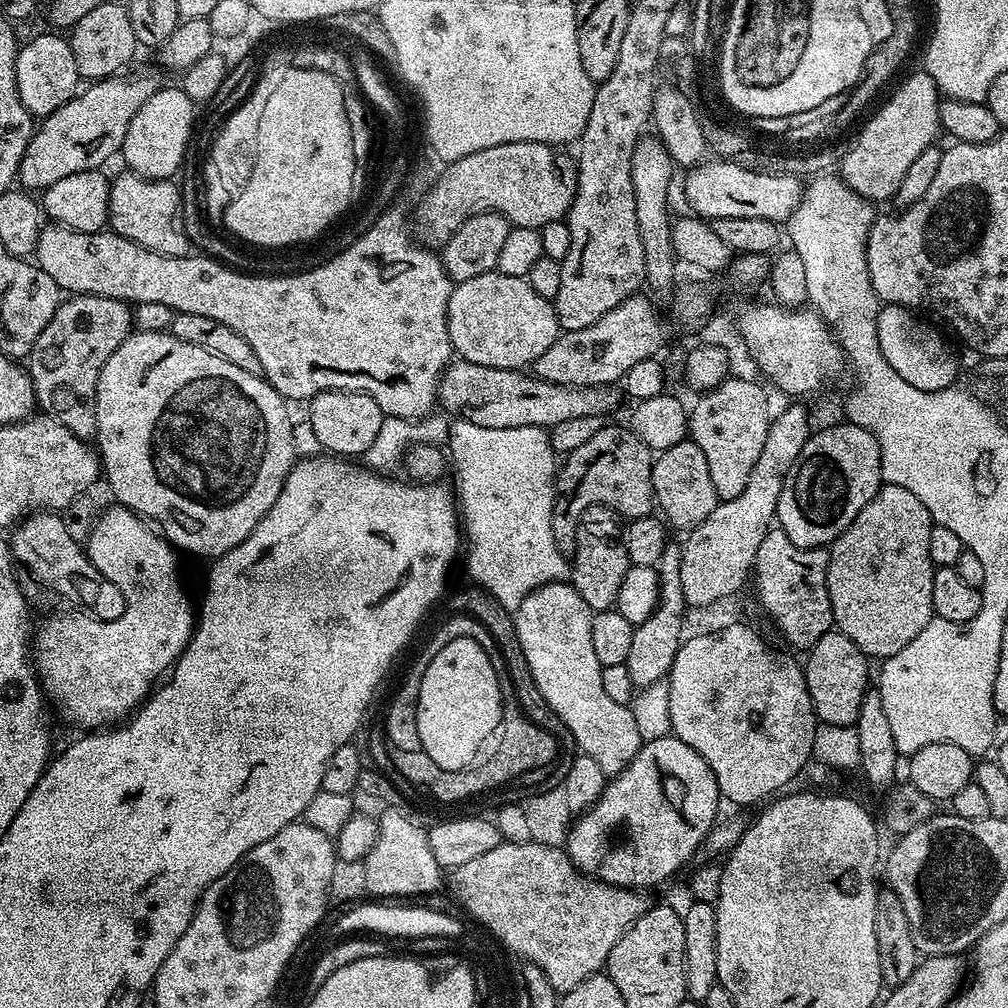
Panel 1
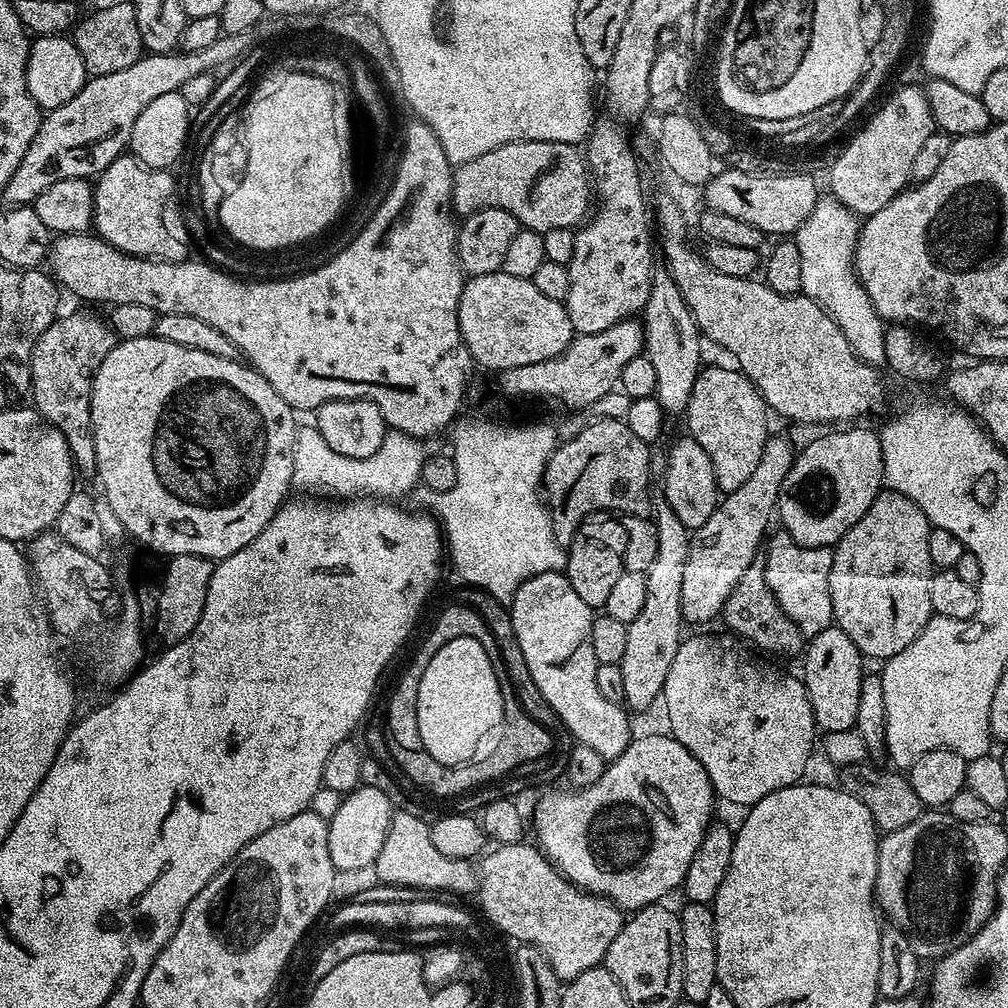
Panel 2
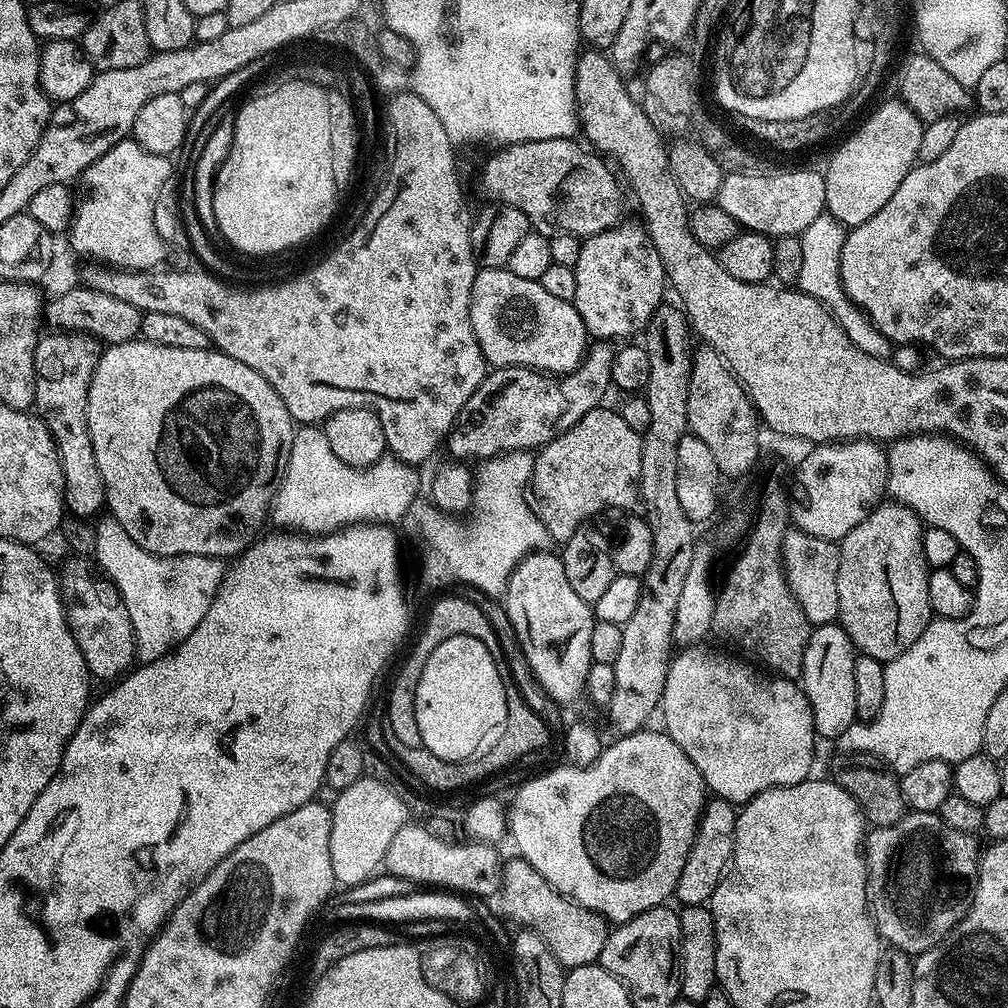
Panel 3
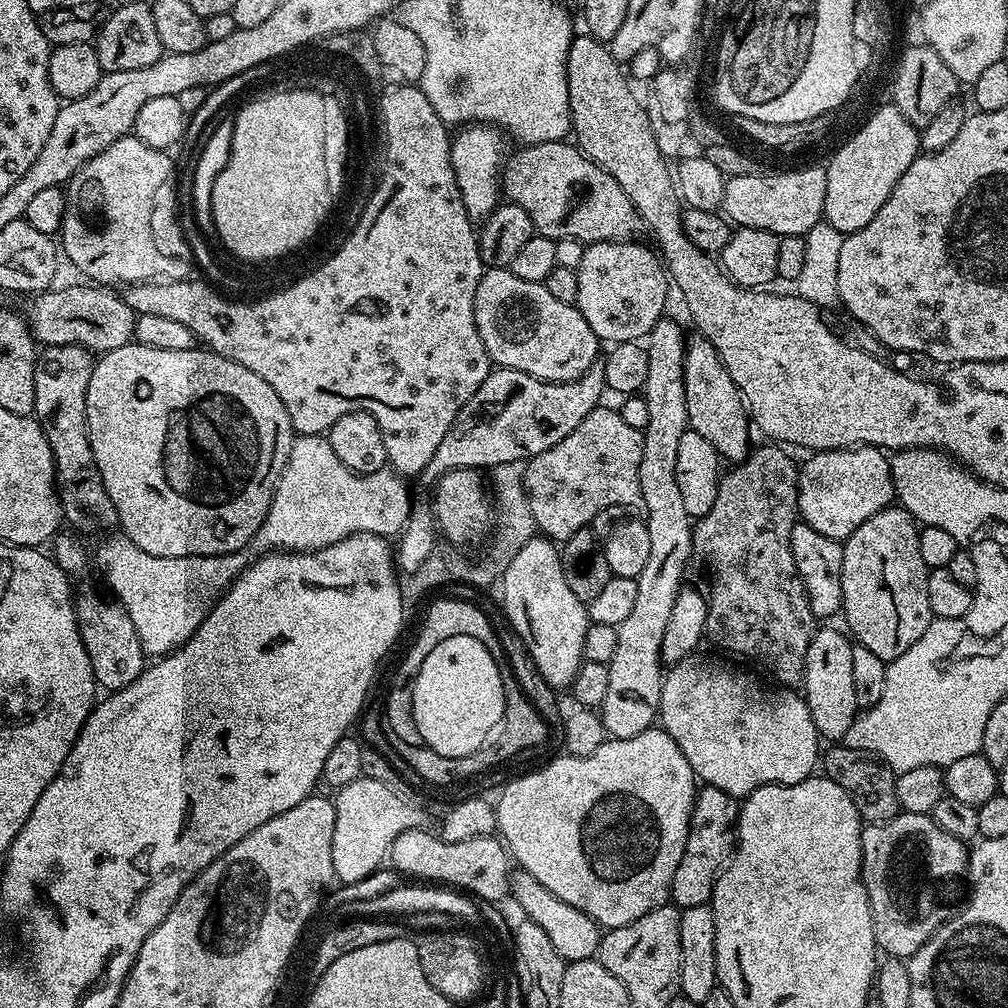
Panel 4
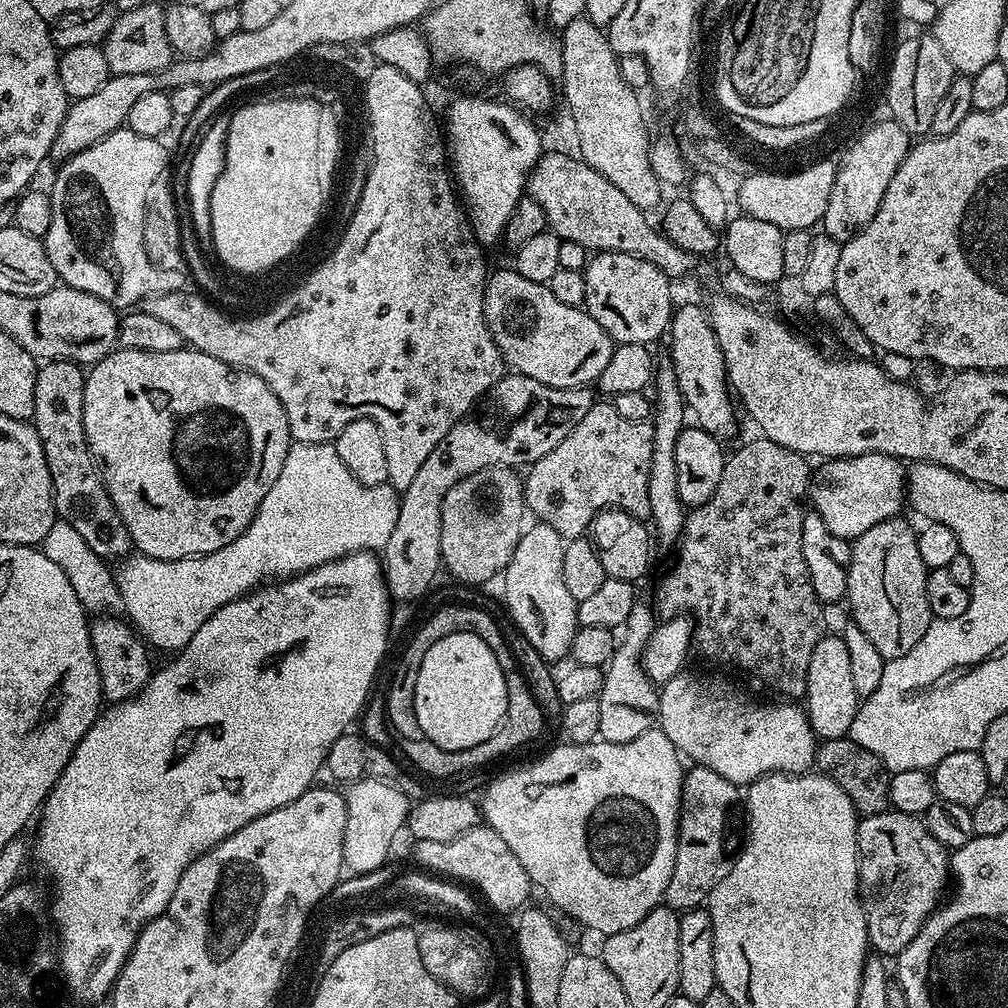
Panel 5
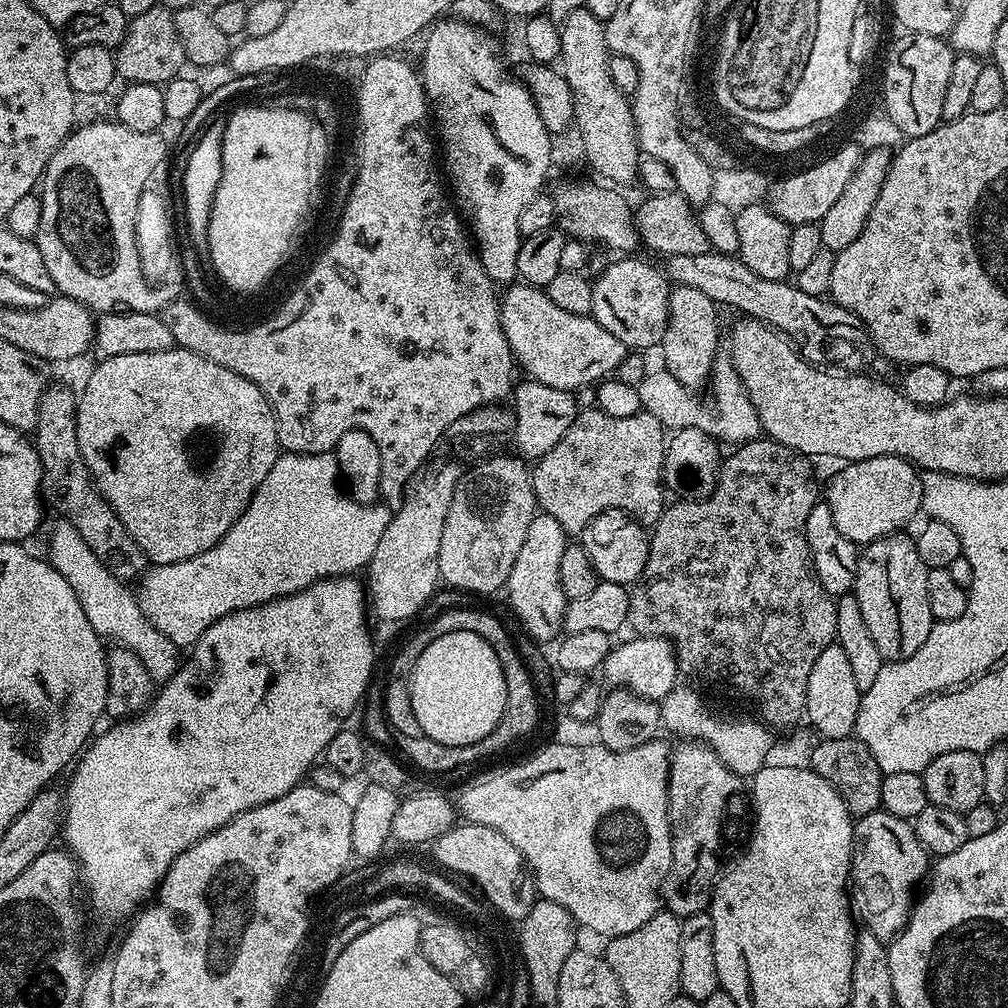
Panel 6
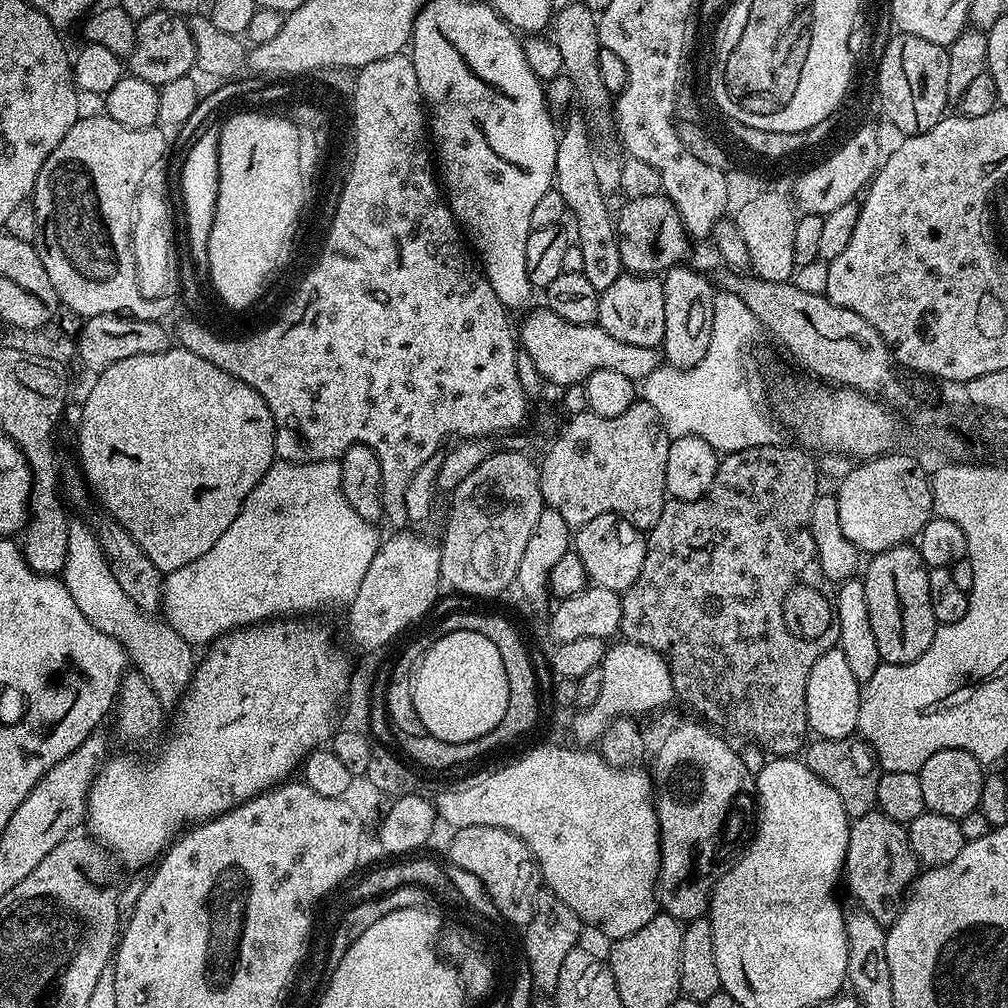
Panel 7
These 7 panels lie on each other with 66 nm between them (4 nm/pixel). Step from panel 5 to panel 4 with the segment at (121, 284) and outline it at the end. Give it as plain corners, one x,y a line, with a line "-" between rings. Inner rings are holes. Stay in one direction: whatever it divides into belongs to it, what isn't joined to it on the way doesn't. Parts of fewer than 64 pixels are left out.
129,134
106,146
68,179
58,244
63,259
65,256
84,275
81,277
100,286
141,283
140,256
150,254
148,207
154,203
158,186
174,172
173,157
168,156
165,149
146,146

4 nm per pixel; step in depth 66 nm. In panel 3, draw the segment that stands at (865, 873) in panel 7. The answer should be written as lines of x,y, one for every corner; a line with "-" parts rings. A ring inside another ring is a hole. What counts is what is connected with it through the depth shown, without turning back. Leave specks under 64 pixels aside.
909,811
894,826
872,828
867,833
864,853
864,861
868,864
866,898
881,941
888,943
889,940
895,951
909,954
919,954
935,944
944,943
949,933
968,915
973,901
973,893
960,892
960,888
967,884
969,887
976,878
982,857
982,845
976,839
973,833
946,826
939,812

